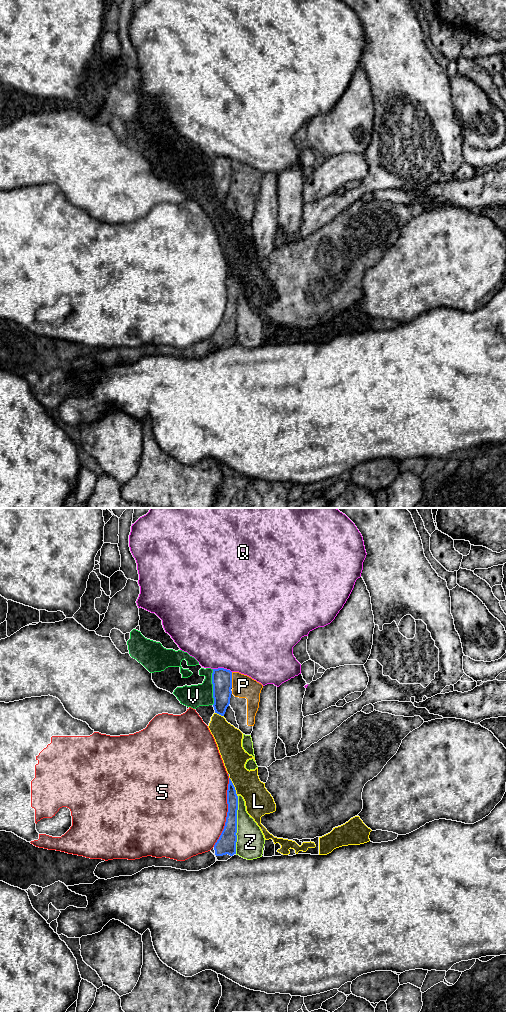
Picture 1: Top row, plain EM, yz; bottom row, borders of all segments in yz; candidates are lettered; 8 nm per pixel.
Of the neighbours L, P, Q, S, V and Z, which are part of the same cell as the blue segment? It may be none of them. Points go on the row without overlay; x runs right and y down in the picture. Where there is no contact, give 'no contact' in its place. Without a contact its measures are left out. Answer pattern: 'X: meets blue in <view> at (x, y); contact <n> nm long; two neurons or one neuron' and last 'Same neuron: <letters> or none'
L: meets blue in yz at (234, 275); contact 170 nm long; two neurons
P: meets blue in yz at (231, 168); contact 130 nm long; two neurons
Q: meets blue in yz at (222, 156); contact 160 nm long; two neurons
S: meets blue in yz at (227, 300); contact 550 nm long; two neurons
V: meets blue in yz at (213, 175); contact 280 nm long; two neurons
Z: meets blue in yz at (236, 313); contact 460 nm long; two neurons
Same neuron: none

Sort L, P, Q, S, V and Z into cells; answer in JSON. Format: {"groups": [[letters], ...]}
{"groups": [["L", "V"], ["P"], ["Q"], ["S"], ["Z"]]}

